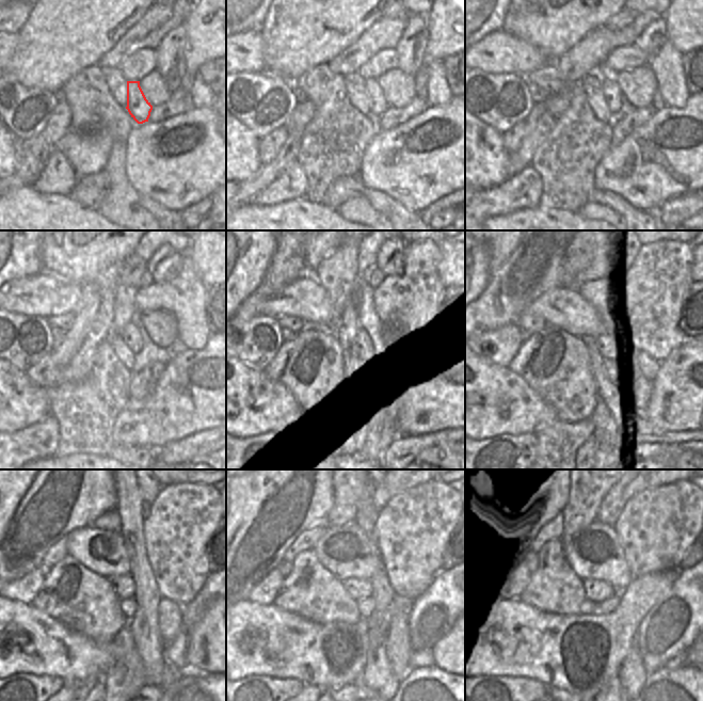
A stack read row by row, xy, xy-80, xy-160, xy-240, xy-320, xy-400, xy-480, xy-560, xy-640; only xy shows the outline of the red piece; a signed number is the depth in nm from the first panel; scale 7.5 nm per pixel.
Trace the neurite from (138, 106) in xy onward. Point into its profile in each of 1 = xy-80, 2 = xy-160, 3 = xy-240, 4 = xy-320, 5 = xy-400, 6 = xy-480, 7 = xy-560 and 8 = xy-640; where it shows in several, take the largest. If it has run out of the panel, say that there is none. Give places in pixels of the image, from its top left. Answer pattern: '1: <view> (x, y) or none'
1: xy-80 (379, 105)
2: xy-160 (611, 92)
3: xy-240 (130, 334)
4: xy-320 (364, 343)
5: xy-400 (605, 344)
6: xy-480 (124, 587)
7: xy-560 (357, 589)
8: xy-640 (597, 591)

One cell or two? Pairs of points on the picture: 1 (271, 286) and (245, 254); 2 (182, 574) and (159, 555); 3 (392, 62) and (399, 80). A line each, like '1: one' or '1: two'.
1: two
2: one
3: two

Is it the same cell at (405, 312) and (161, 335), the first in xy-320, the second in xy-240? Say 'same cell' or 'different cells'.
different cells

